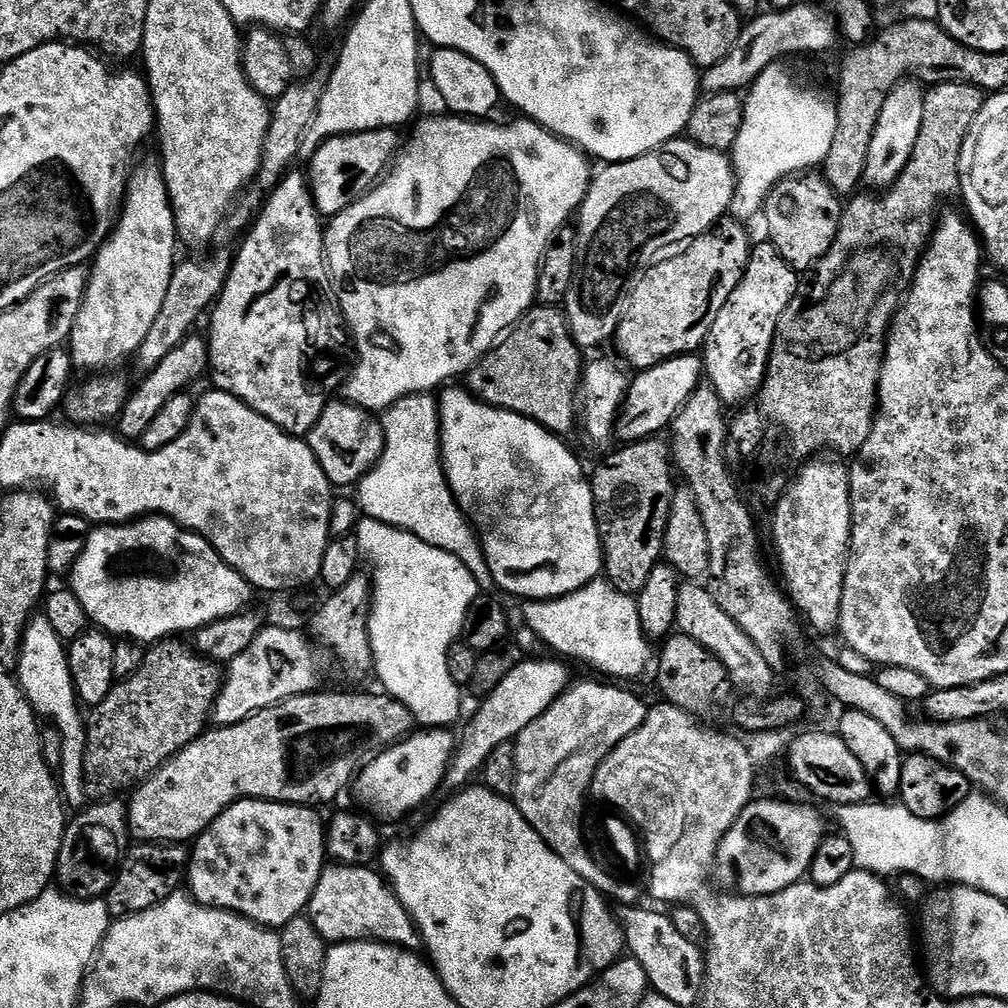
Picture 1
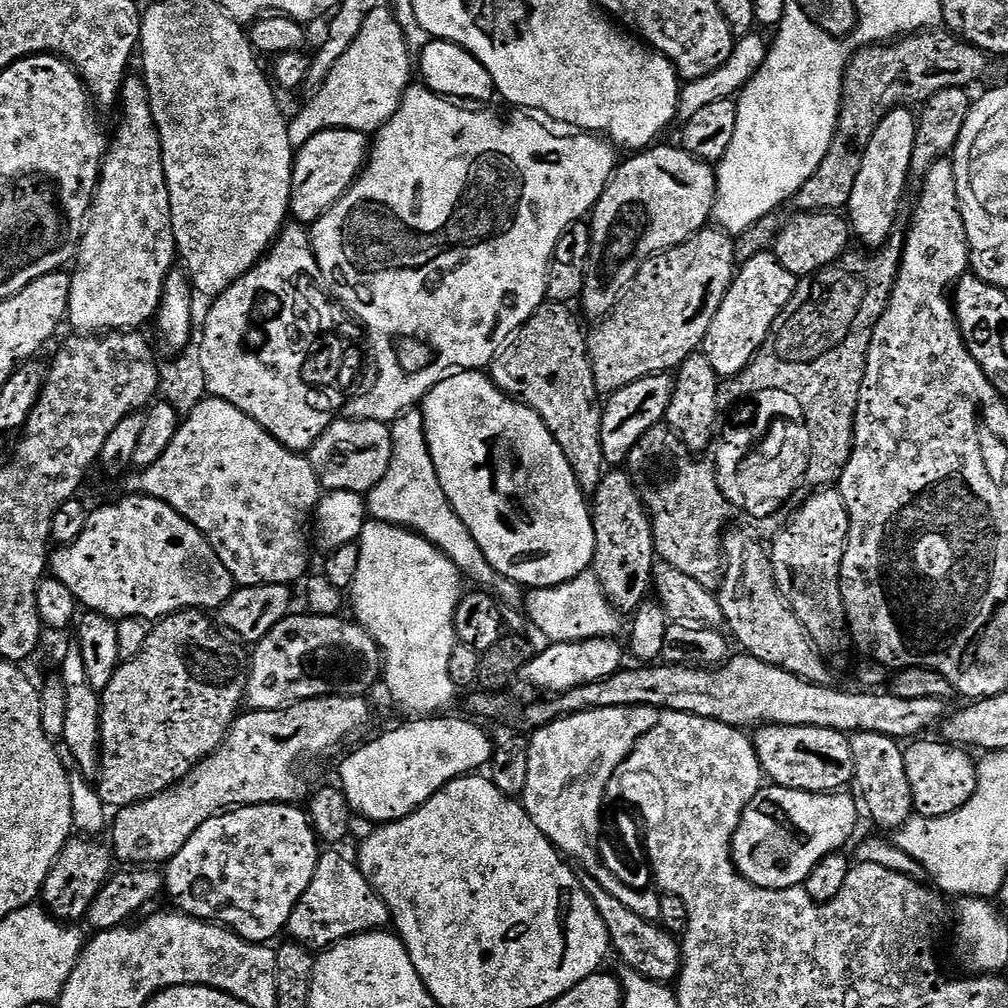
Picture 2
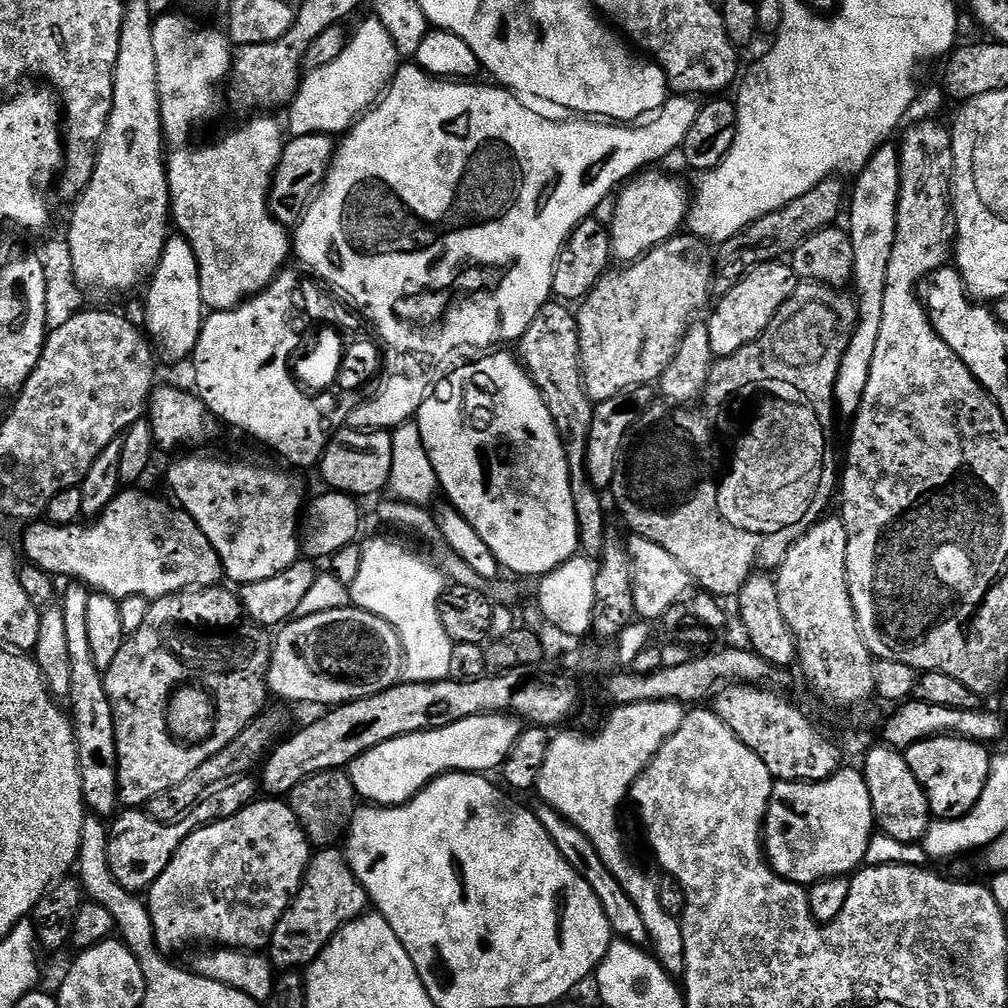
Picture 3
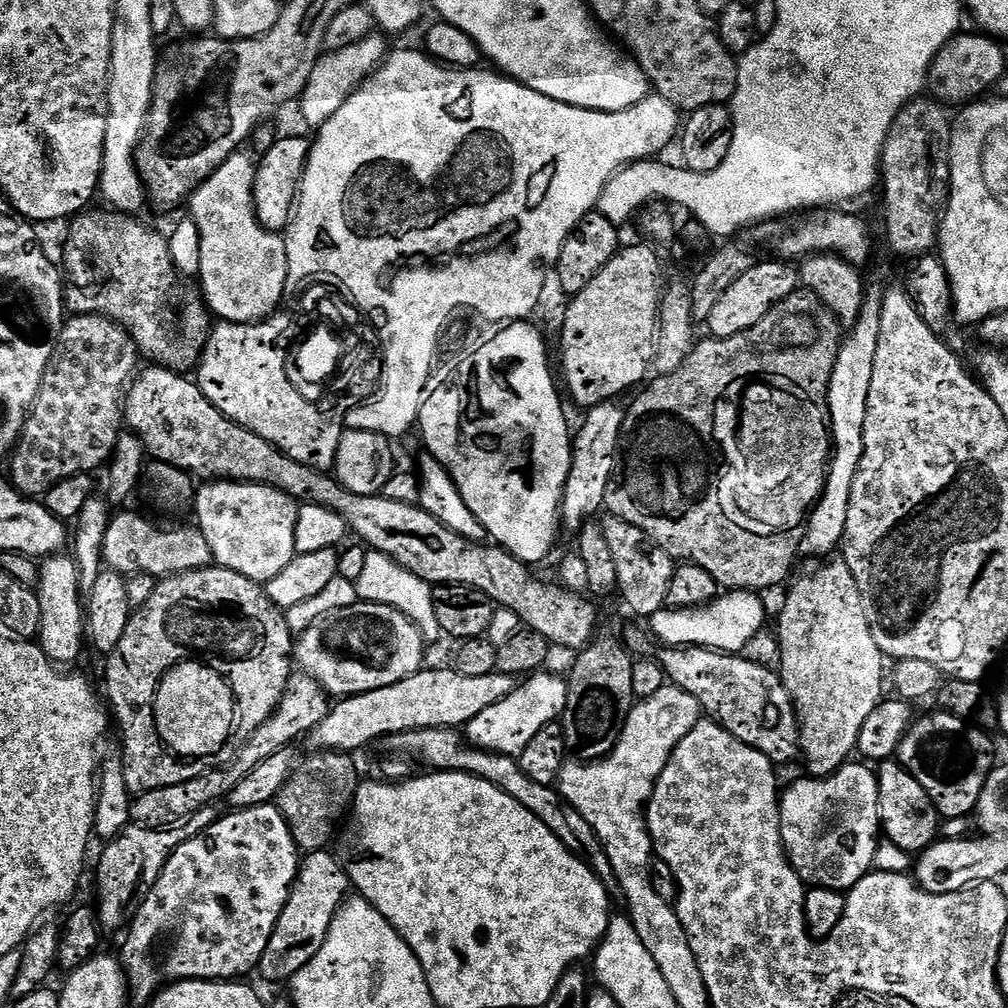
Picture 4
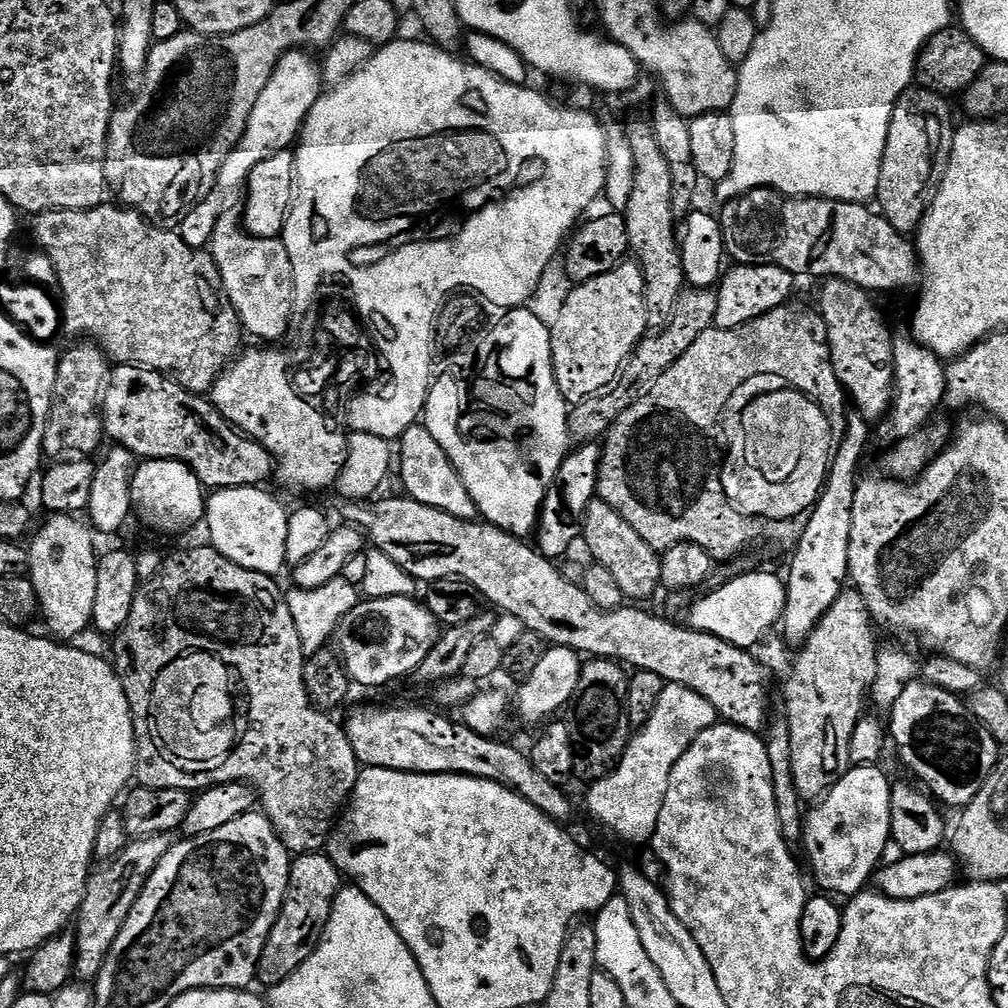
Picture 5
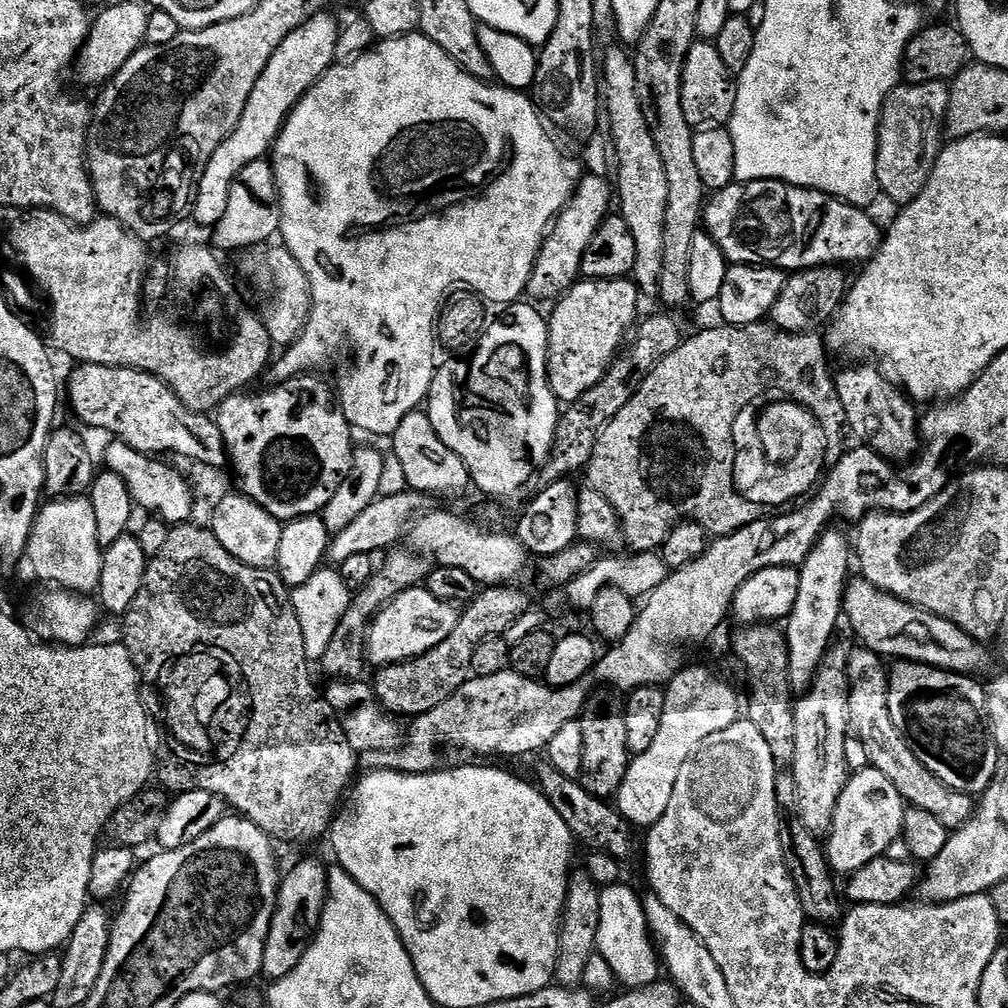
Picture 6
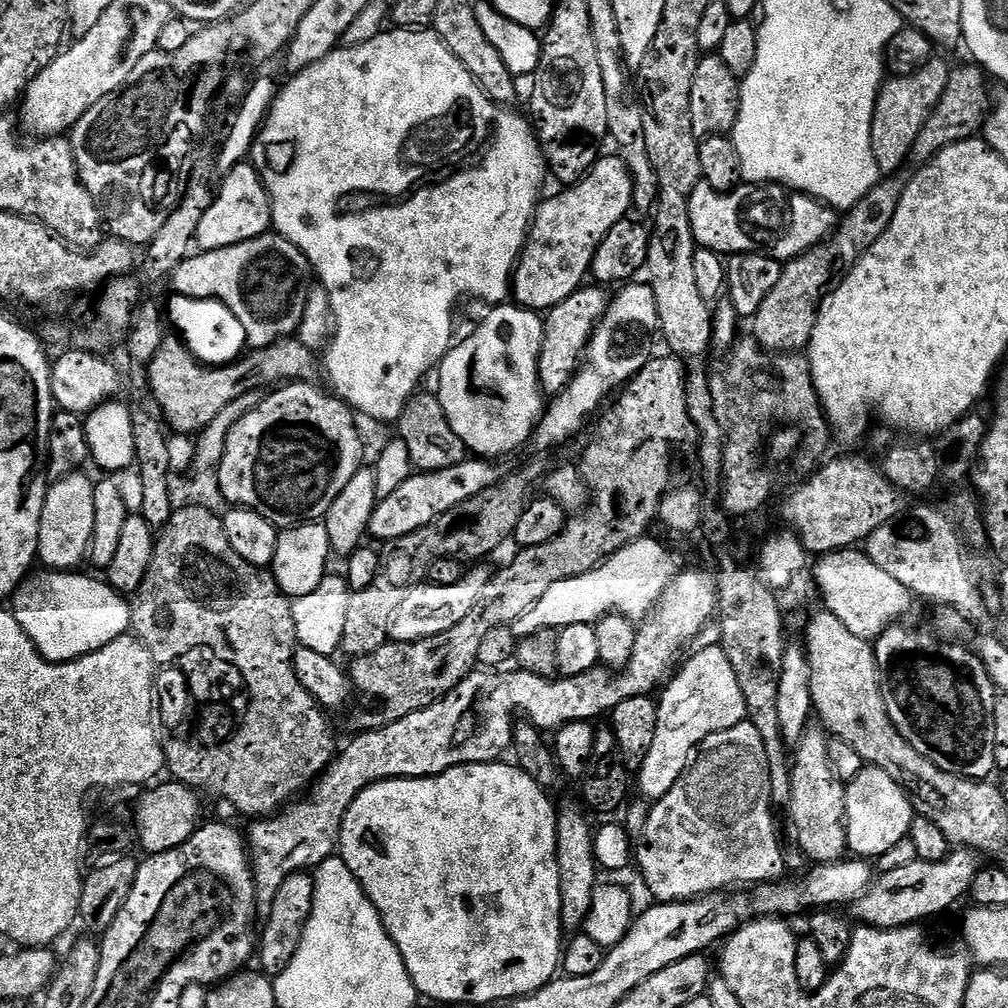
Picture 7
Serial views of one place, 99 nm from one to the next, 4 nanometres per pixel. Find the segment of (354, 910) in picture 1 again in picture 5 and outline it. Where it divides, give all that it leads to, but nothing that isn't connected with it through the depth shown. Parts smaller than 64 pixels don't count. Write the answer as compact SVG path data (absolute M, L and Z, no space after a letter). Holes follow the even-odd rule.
M311 852L293 859L284 905L280 907L280 913L270 930L268 941L262 950L262 958L256 967L256 980L264 983L265 989L290 978L290 974L294 974L294 970L298 970L298 966L302 966L302 962L306 962L306 958L314 954L330 918L334 898L340 893L341 887L342 874L324 852Z

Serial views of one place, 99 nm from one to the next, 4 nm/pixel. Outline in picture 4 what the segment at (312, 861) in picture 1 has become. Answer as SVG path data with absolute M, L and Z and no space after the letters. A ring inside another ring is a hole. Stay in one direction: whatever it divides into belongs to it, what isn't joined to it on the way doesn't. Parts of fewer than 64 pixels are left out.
M275 803L263 804L257 808L241 808L229 811L229 816L221 815L212 823L205 832L197 832L189 835L184 843L178 846L178 850L166 862L158 882L150 890L148 897L135 909L127 929L128 937L124 940L124 949L118 952L120 967L124 969L124 983L127 995L136 1004L147 1005L169 984L175 984L178 980L214 980L217 982L232 982L237 978L244 978L248 971L255 969L260 963L262 954L274 934L274 926L286 906L286 902L292 893L292 884L296 881L296 871L300 869L301 853L296 847L294 838L290 834L290 826L286 818L281 814Z

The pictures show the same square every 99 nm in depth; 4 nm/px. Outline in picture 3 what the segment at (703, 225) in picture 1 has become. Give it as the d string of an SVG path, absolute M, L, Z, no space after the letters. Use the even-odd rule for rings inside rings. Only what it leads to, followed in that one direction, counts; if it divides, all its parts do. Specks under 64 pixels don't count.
M645 170L619 189L612 206L612 223L607 225L612 243L612 260L631 262L651 248L665 244L685 227L690 207L690 192L680 180L663 176L660 170Z

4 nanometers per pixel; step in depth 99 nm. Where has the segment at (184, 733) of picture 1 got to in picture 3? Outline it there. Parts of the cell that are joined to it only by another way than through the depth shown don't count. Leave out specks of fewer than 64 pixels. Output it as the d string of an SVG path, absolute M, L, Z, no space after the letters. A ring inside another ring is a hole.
M224 587L193 588L186 592L174 592L170 596L163 596L160 600L151 601L145 622L138 627L136 633L129 635L125 639L122 650L118 650L118 654L114 657L114 662L110 662L108 669L103 672L106 694L110 698L110 706L114 710L114 742L118 746L118 790L120 791L120 803L129 809L136 810L141 806L146 806L150 802L150 798L154 798L154 794L162 794L162 790L170 790L170 786L178 786L178 782L186 782L186 778L190 778L190 774L194 774L194 770L198 770L198 766L202 766L202 762L206 762L211 756L217 756L219 752L226 750L226 746L230 746L230 742L234 742L234 738L238 738L238 734L242 734L242 730L246 730L246 726L254 723L257 716L265 711L266 705L264 703L270 700L266 677L268 667L272 661L273 637L260 625L248 619L247 614L244 613L244 606L240 603L239 595L231 587L228 587L229 589ZM189 682L195 682L197 685L207 689L215 705L215 720L211 736L203 743L193 743L191 746L184 742L178 742L168 728L169 700L172 699L173 693L177 689L187 685Z

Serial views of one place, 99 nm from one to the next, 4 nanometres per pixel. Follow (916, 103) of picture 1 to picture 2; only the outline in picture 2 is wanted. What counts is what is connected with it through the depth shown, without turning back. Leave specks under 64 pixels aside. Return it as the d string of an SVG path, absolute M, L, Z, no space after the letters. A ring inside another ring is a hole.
M897 110L886 114L886 118L882 118L882 122L878 122L878 130L874 130L874 138L870 138L870 146L866 146L866 150L862 154L862 170L858 170L858 182L854 182L854 194L850 194L850 202L846 209L846 219L850 225L850 232L853 237L856 236L861 240L863 247L868 250L879 250L888 243L889 240L893 239L894 233L892 232L896 228L896 219L900 216L900 203L904 200L904 191L908 188L908 175L914 171L914 165L912 159L914 158L914 150L916 149L916 129L918 127L918 120L915 115L911 116L911 111L908 110Z

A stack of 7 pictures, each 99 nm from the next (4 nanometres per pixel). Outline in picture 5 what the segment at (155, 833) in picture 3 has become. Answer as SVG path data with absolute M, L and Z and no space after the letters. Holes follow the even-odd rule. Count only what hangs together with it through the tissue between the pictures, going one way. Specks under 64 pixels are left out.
M168 834L141 836L129 842L111 860L103 861L99 866L91 869L80 910L74 917L76 934L74 976L77 981L92 982L100 975L102 966L114 946L114 938L118 938L126 918L130 918L130 910L134 910L134 902L138 902L138 894L142 894L150 874L158 866L158 862L162 862L162 858L173 843L173 837Z

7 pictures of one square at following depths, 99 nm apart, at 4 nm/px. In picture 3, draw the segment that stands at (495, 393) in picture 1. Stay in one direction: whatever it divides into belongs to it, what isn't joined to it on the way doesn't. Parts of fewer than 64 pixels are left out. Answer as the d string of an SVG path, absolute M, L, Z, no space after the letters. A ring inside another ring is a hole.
M564 302L545 304L520 337L518 347L518 359L528 371L528 378L542 394L550 410L550 418L554 418L554 426L564 443L568 472L572 476L570 490L574 494L574 514L580 527L580 548L583 555L589 558L599 557L606 539L604 504L600 501L601 493L588 477L587 469L588 439L594 405L584 389L584 375L580 369L580 343L573 309Z

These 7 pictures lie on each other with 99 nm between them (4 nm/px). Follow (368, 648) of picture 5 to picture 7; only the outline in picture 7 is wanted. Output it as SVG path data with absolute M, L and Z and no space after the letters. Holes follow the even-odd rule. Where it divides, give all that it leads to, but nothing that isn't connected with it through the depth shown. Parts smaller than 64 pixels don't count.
M484 566L469 567L465 571L464 577L458 582L454 582L454 586L438 586L425 582L419 584L417 588L412 588L410 594L406 594L405 600L402 601L402 606L398 606L398 614L394 614L391 639L405 644L422 638L430 638L434 634L442 634L446 630L450 630L450 626L458 626L458 622L462 622L462 618L466 618L466 614L470 614L470 610L474 610L482 589L486 587L486 582L490 582L492 577L493 569L491 567L480 567Z

